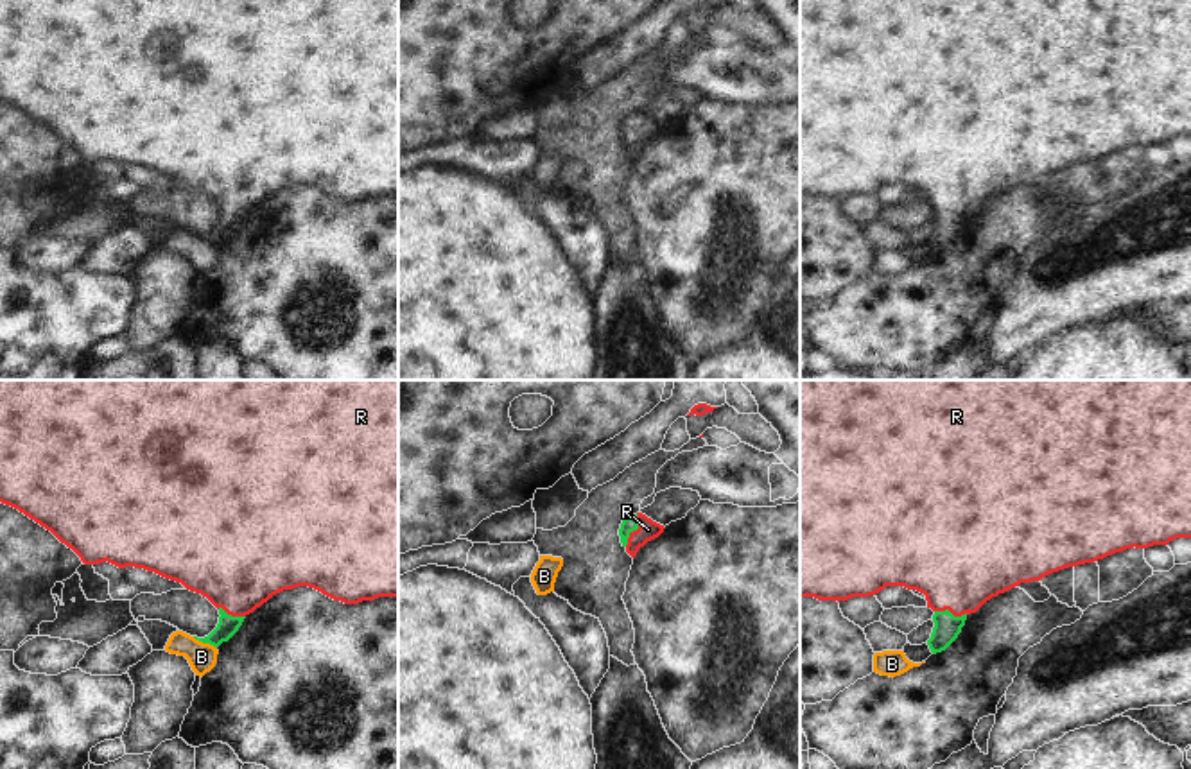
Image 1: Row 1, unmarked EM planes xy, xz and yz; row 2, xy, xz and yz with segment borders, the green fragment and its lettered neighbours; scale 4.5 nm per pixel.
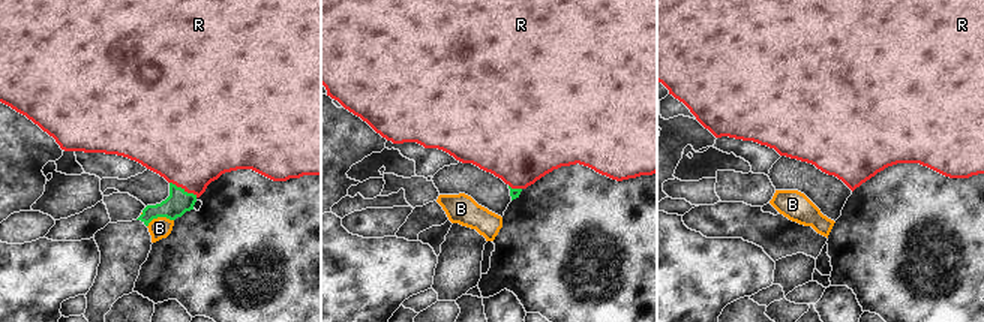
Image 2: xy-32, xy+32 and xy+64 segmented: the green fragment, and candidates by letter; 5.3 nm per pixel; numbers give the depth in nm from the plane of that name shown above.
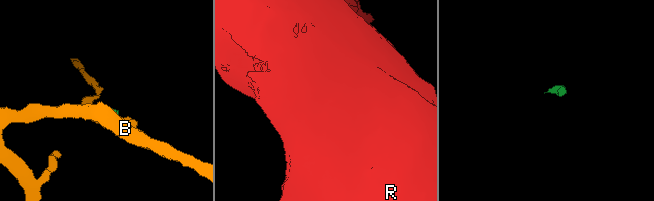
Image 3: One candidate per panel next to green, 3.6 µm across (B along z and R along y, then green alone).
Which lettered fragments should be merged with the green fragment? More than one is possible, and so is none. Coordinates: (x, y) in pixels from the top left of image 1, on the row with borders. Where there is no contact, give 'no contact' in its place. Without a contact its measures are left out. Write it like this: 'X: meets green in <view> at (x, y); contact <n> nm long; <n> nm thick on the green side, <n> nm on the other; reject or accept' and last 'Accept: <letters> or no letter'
B: meets green in xy at (205, 642); contact 120 nm long; 90 nm thick on the green side, 130 nm on the other; reject
R: meets green in xz at (635, 529); contact 160 nm long; 70 nm thick on the green side, 90 nm on the other; accept
Accept: R

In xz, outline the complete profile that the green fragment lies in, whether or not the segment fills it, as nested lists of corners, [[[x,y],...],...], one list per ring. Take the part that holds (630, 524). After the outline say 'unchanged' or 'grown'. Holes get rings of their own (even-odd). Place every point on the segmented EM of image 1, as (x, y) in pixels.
[[[642,513],[624,518],[619,529],[621,543],[635,557],[639,549],[664,532],[664,525],[653,522]]]; grown

